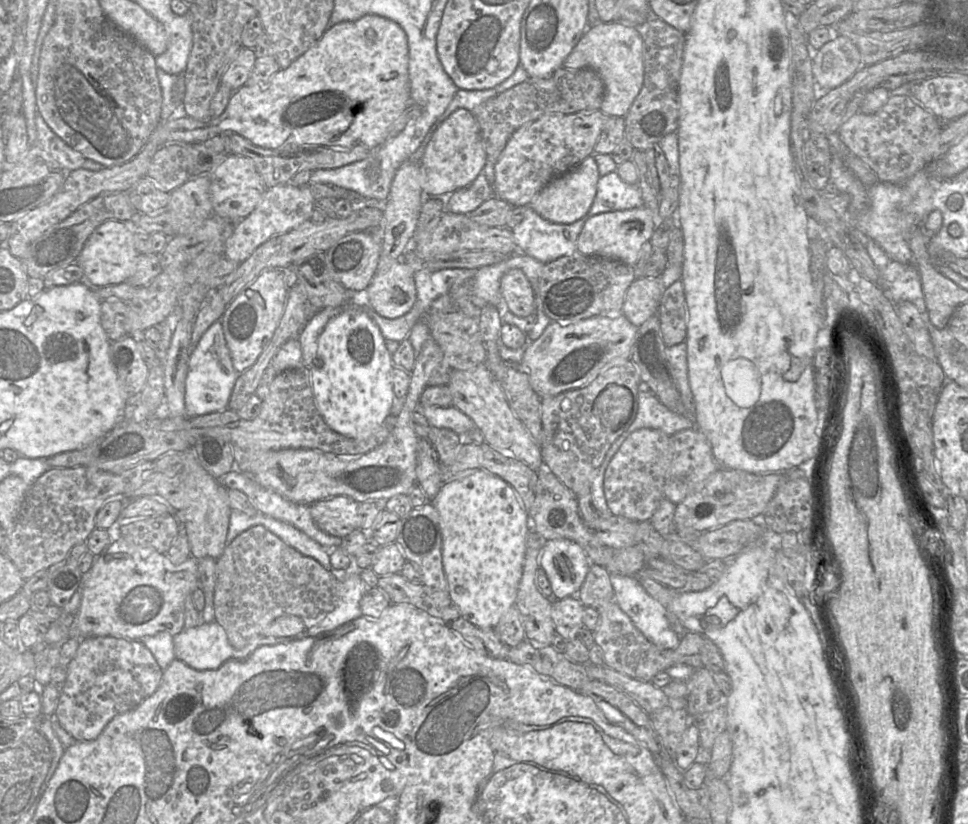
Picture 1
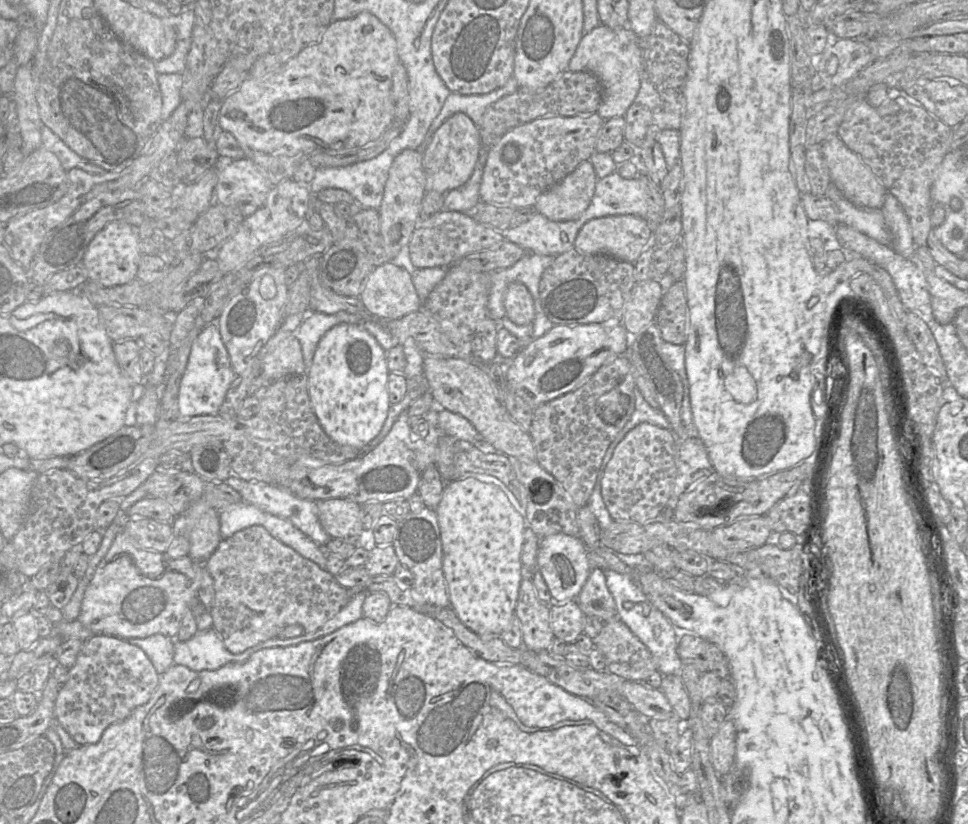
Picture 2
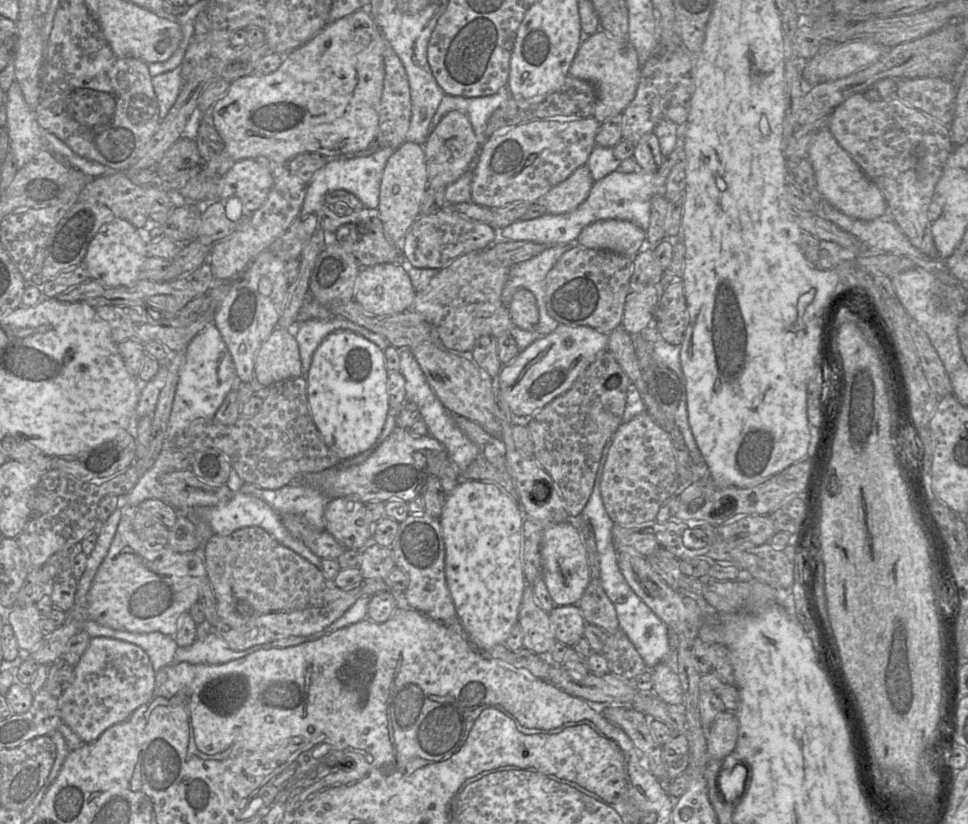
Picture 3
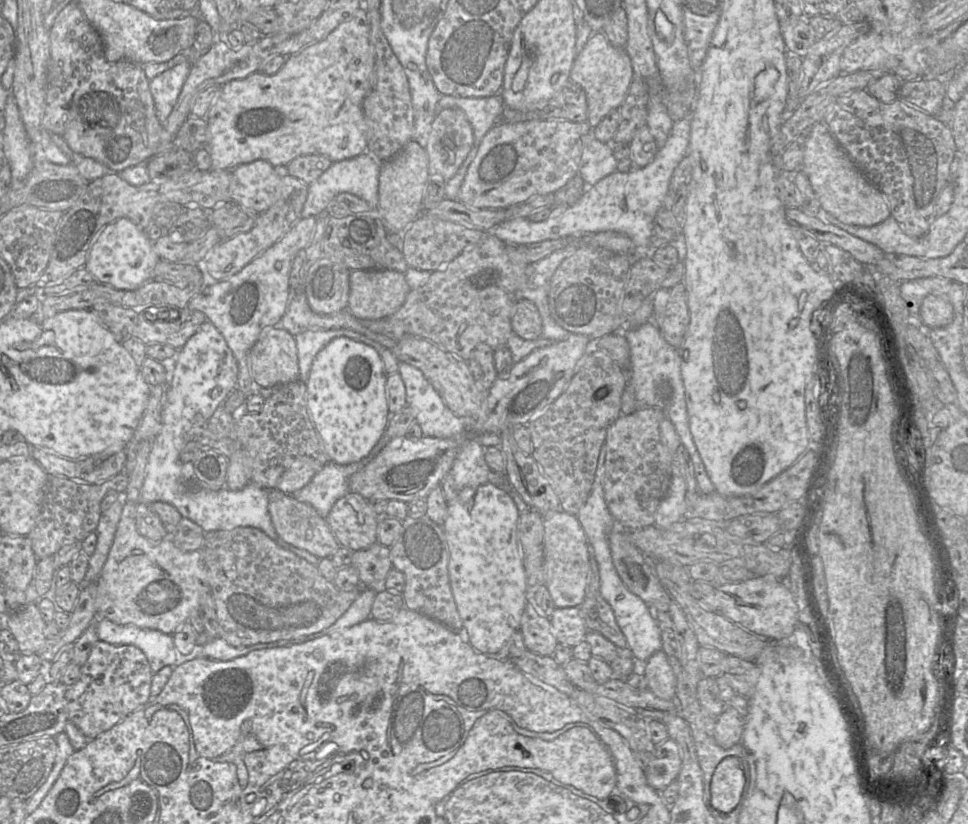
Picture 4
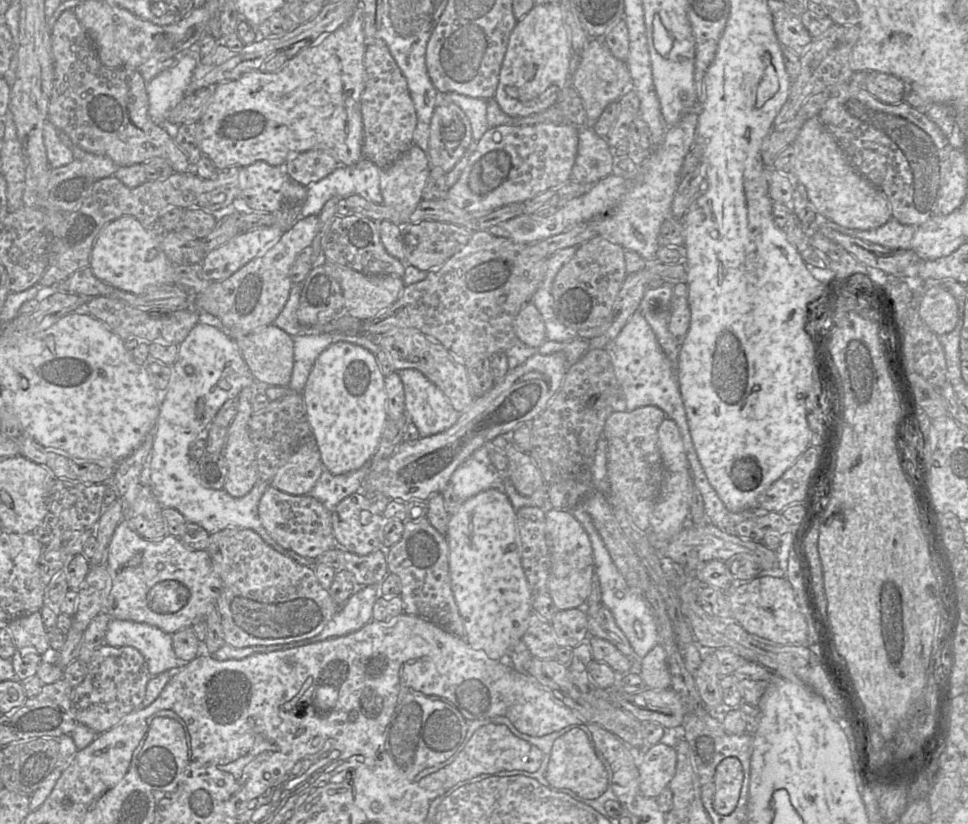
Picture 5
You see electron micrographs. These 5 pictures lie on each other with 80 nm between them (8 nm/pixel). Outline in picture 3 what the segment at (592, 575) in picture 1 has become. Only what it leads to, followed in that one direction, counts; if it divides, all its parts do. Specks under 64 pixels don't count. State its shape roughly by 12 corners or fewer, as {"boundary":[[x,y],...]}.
{"boundary":[[591,579],[578,604],[586,624],[620,630],[600,579]]}

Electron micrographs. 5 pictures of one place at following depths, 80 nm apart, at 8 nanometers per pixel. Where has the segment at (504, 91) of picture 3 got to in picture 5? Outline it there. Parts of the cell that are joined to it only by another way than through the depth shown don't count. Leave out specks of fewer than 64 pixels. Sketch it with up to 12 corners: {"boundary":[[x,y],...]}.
{"boundary":[[439,93],[438,104],[454,103],[470,121],[478,143],[489,129],[487,100]]}

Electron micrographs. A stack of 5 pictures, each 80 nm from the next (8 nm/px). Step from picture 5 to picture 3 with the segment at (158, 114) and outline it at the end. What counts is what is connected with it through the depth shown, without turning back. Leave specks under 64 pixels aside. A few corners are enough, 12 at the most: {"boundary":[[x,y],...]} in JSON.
{"boundary":[[181,65],[152,77],[160,122],[184,83]]}

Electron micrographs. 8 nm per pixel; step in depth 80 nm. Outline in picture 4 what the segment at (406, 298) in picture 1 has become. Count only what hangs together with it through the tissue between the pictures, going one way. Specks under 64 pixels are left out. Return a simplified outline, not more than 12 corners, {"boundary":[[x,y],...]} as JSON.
{"boundary":[[351,271],[346,310],[389,317],[410,291],[405,274]]}

